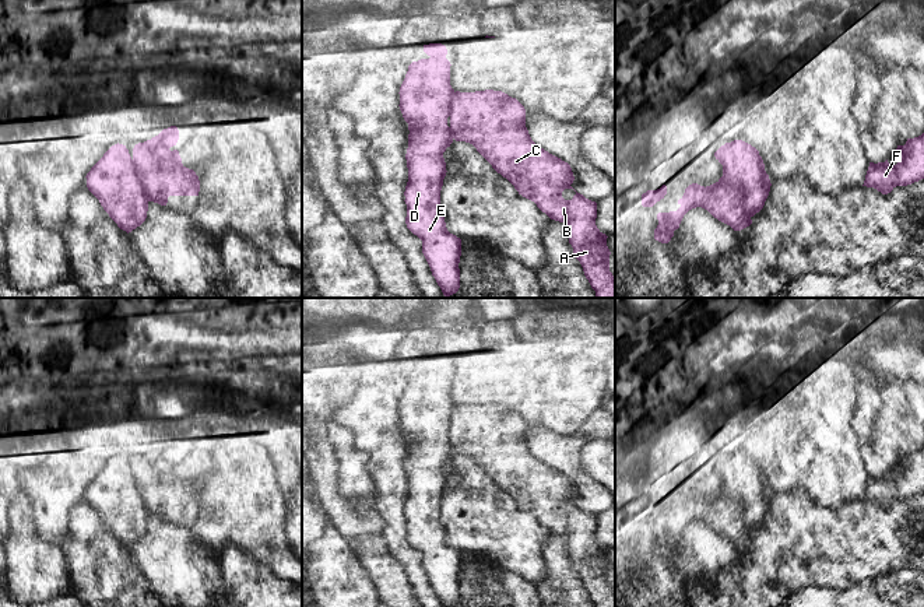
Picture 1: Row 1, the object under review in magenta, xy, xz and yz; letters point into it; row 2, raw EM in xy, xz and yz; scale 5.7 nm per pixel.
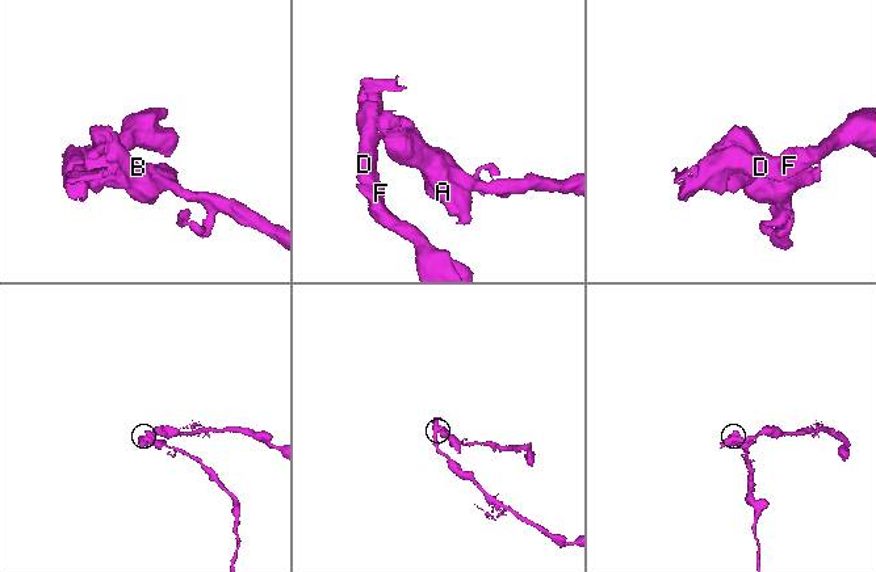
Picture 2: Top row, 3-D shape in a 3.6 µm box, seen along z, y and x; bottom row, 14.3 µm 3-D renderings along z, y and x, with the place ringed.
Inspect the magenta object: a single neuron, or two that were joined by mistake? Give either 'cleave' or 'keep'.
cleave

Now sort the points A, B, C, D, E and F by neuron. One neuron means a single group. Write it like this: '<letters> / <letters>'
A B C / D E F

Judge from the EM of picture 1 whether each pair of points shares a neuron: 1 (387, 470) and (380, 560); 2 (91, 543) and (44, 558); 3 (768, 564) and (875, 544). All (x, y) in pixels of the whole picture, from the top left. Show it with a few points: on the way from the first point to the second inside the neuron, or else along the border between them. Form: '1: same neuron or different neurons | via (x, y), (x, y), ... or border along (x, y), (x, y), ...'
1: different neurons | border along (382, 536), (387, 550), (400, 564)
2: different neurons | border along (60, 546), (69, 567)
3: same neuron | via (794, 547), (849, 544)

